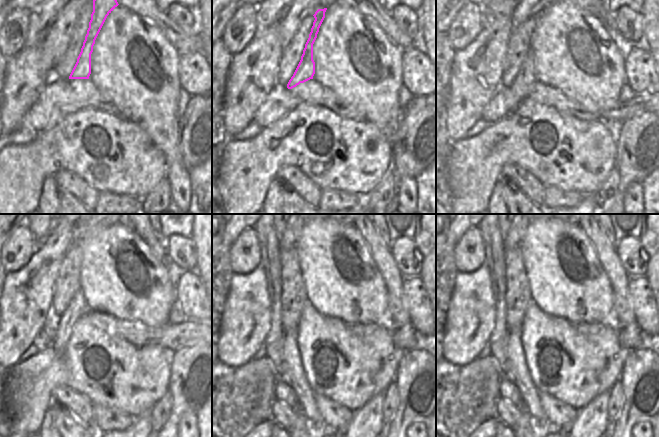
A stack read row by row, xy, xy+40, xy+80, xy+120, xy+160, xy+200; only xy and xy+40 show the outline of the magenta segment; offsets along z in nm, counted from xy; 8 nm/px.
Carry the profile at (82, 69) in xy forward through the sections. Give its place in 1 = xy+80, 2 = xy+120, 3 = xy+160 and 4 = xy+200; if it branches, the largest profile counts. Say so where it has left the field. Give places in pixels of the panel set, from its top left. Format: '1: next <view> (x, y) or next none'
1: next xy+80 (525, 78)
2: next xy+120 (77, 307)
3: next xy+160 (291, 371)
4: next xy+200 (517, 372)

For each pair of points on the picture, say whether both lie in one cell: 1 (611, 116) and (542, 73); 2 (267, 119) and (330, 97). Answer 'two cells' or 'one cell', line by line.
1: two cells
2: one cell

